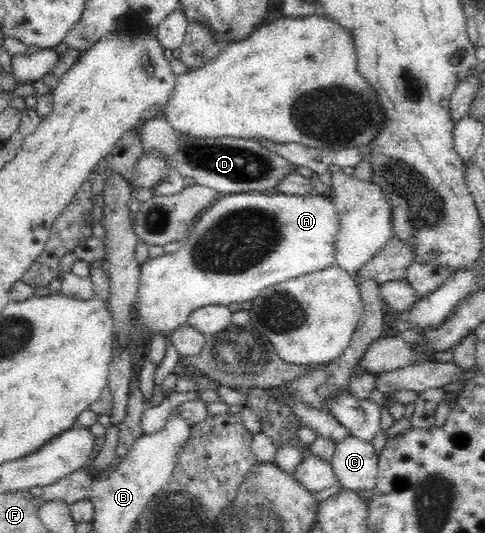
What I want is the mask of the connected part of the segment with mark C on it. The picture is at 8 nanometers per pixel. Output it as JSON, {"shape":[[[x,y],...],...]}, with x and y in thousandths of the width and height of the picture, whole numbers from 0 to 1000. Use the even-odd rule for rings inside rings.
{"shape":[[[713,814],[693,833],[680,867],[705,916],[742,925],[771,919],[779,901],[781,850],[767,827]]]}

